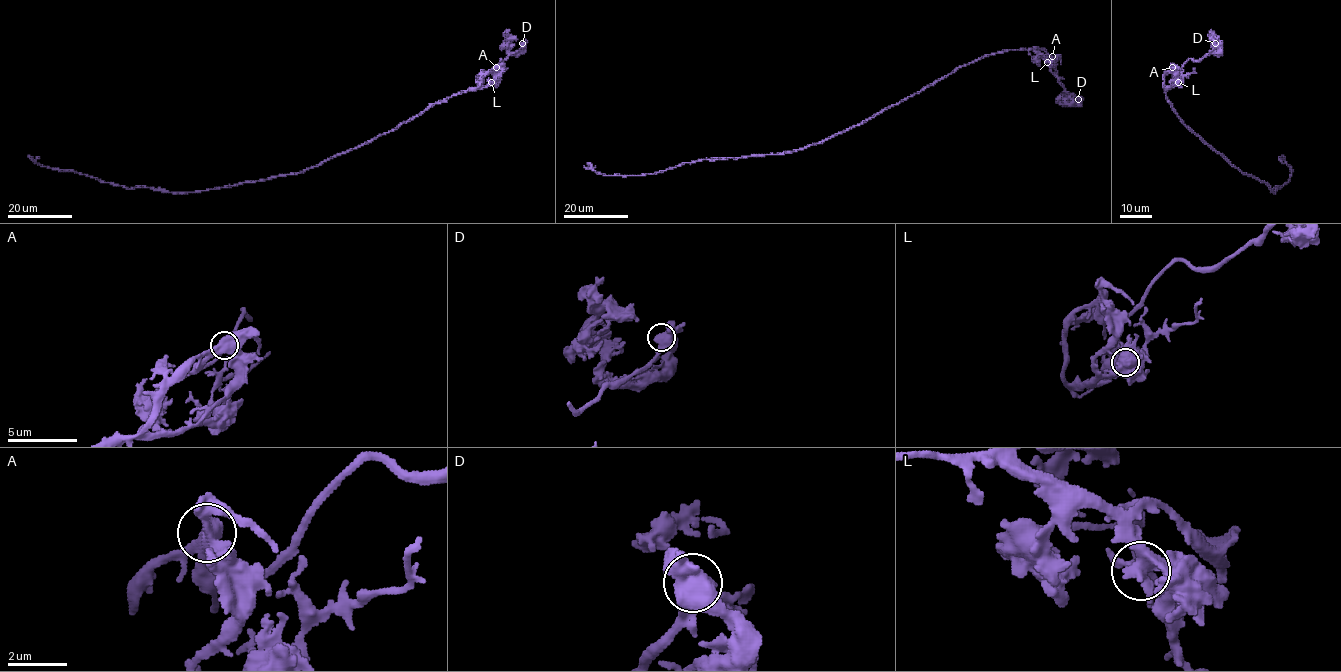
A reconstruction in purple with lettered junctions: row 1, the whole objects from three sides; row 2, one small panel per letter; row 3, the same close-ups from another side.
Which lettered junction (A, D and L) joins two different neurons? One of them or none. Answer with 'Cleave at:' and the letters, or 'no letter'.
Cleave at: no letter

